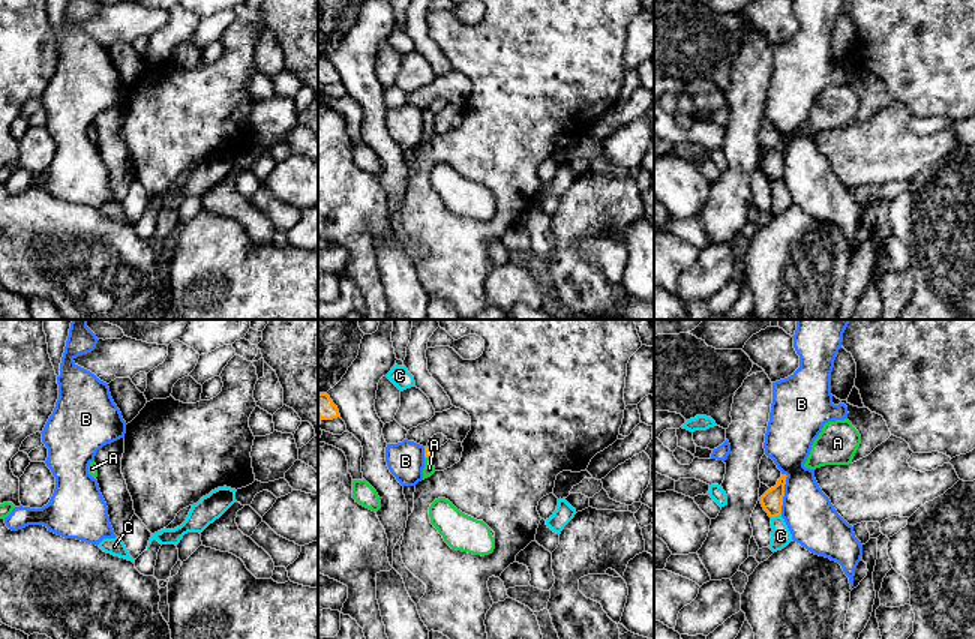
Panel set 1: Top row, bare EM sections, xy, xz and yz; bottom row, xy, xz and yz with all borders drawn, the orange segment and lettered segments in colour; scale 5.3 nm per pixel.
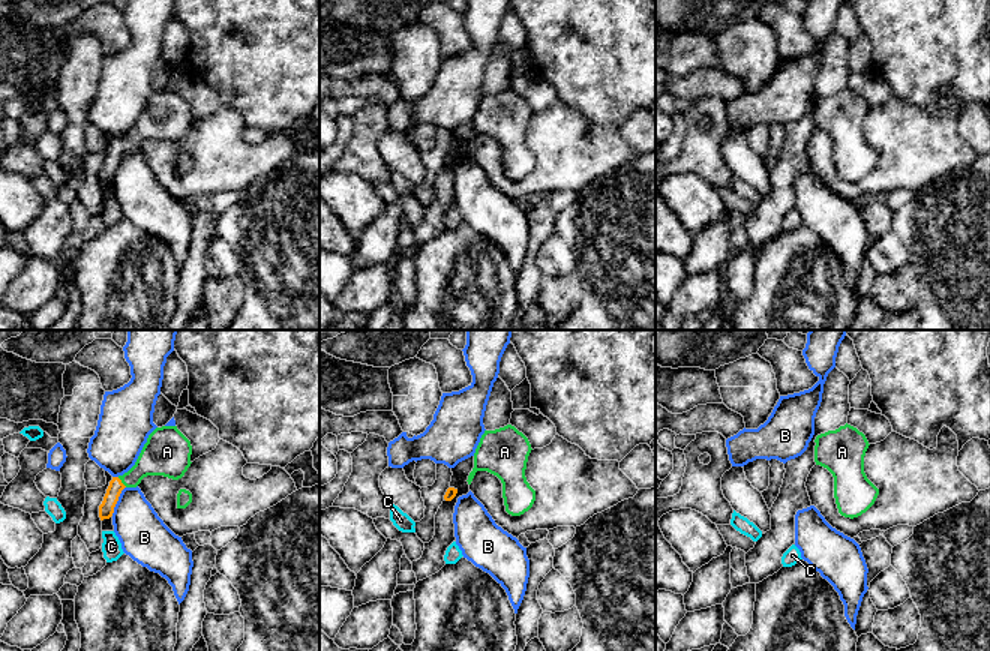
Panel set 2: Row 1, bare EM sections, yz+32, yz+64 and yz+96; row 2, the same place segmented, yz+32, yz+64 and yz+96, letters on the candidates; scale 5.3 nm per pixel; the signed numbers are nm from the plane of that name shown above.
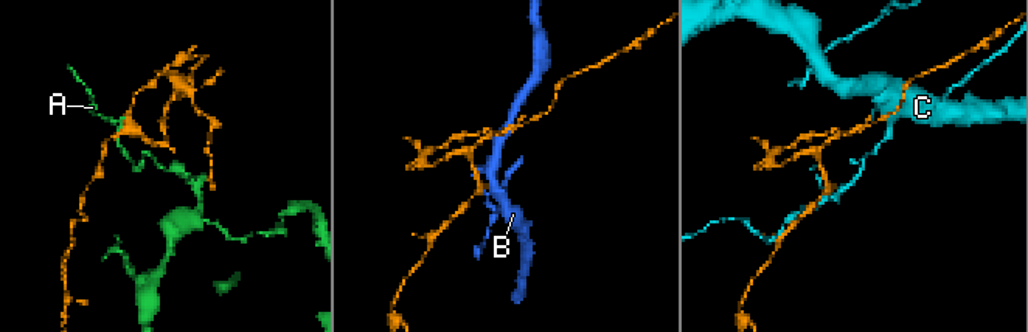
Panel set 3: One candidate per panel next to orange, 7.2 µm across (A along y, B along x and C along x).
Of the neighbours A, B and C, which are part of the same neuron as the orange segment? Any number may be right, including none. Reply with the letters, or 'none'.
A

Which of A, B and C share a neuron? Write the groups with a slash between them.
A / B / C

